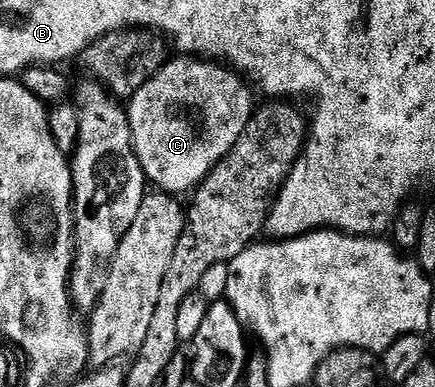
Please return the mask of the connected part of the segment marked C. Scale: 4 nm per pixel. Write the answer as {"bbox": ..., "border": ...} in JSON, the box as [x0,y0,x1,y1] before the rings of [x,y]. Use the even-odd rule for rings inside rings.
{"bbox":[126,58,253,194],"border":[[[195,58],[168,59],[163,69],[145,82],[126,105],[131,127],[131,147],[143,167],[143,175],[158,191],[168,194],[190,193],[199,187],[224,158],[233,150],[237,138],[253,115],[250,87],[235,88],[240,77],[219,62],[200,62]]]}

